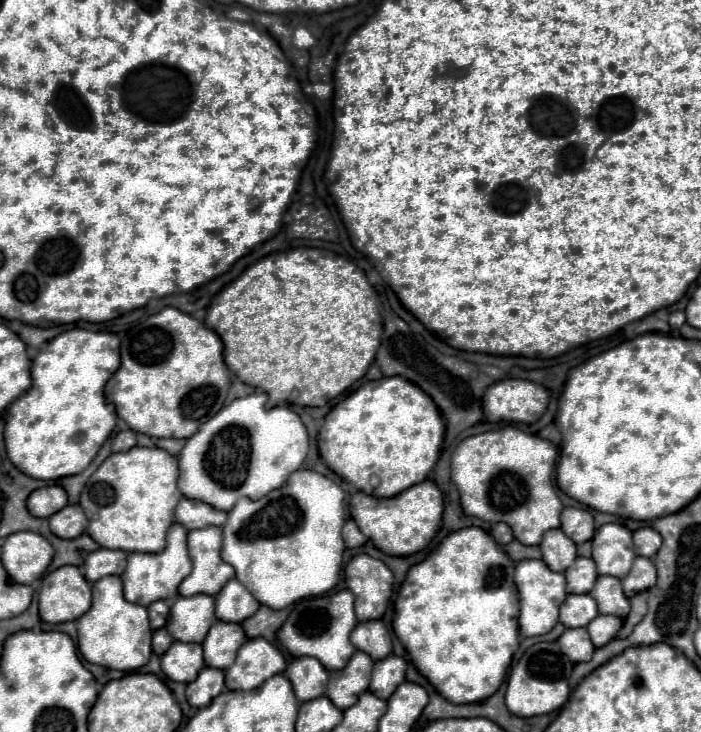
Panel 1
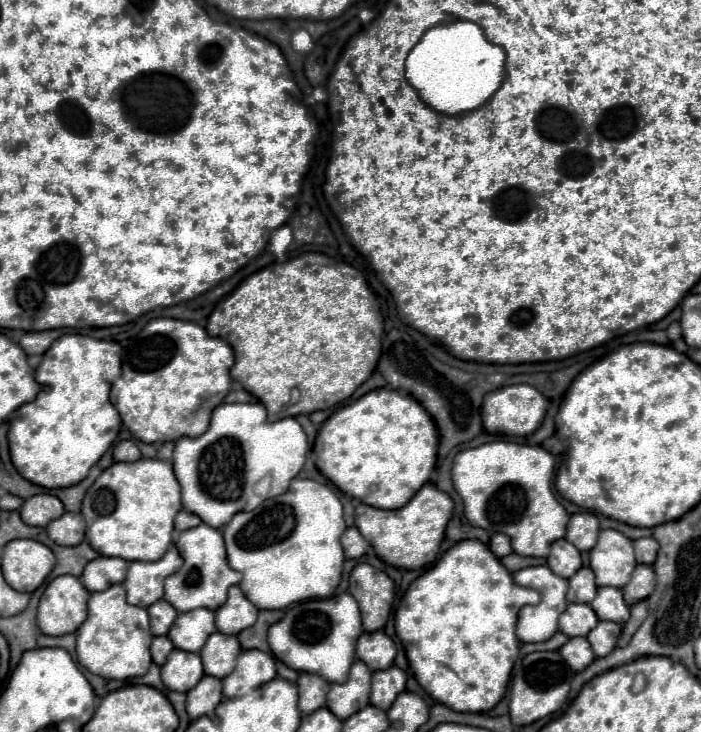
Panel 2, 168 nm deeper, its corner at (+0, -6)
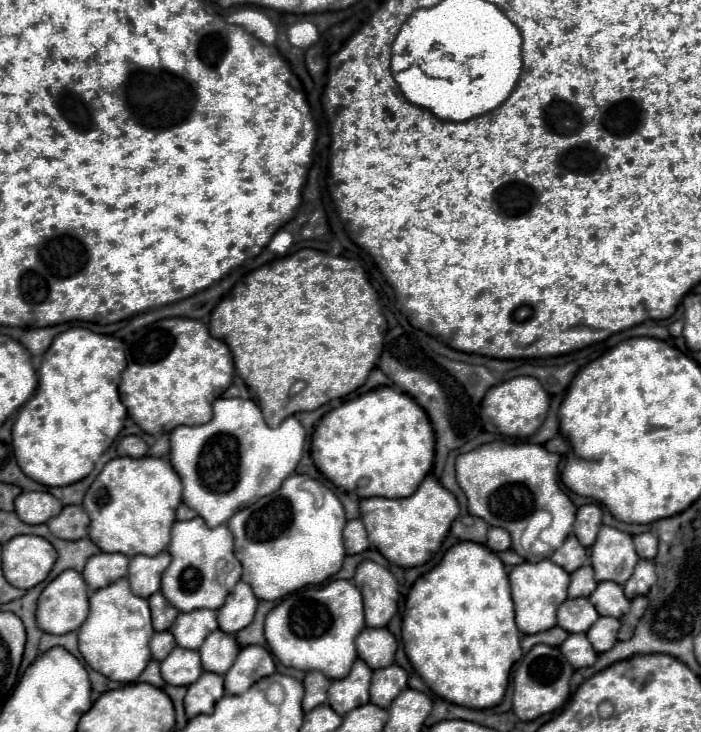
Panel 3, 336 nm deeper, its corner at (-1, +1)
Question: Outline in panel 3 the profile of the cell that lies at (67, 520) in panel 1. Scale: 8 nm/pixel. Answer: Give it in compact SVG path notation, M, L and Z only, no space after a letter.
M64 506L56 518L48 520L48 528L62 540L80 540L88 534L90 518L82 506Z

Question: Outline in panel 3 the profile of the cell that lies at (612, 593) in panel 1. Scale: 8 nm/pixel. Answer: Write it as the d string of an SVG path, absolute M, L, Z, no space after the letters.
M600 582L598 588L590 594L590 602L596 606L600 616L620 618L630 610L630 600L616 582Z

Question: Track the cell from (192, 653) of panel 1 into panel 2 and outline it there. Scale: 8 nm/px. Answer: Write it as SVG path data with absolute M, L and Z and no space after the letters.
M173 649L167 663L161 667L161 679L165 687L179 693L193 689L203 675L201 657L197 653L187 653L181 649Z

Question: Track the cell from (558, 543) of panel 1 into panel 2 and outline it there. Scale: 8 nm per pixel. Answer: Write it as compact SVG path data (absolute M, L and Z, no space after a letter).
M559 539L551 545L547 565L555 575L569 579L581 569L581 553L567 539Z

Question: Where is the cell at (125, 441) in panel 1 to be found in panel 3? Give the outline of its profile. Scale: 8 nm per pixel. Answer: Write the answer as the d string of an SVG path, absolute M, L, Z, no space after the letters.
M124 436L118 442L118 456L132 456L132 458L140 458L148 452L148 446L142 438L138 436Z

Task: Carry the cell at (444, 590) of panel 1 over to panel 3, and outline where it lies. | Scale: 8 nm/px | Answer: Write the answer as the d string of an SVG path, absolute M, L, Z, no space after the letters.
M454 544L440 564L410 588L402 618L402 642L410 664L436 696L478 710L498 706L506 694L510 668L522 658L520 630L514 622L502 560L484 544Z

